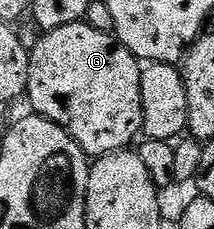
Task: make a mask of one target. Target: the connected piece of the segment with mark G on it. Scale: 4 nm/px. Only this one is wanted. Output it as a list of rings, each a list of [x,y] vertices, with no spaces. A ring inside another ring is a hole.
[[[85,20],[68,23],[64,27],[56,27],[55,29],[43,32],[41,36],[42,38],[40,38],[35,45],[32,45],[30,49],[30,66],[28,67],[26,91],[28,94],[28,102],[30,101],[31,107],[34,108],[31,110],[39,117],[47,117],[50,121],[54,121],[86,152],[86,156],[91,159],[107,157],[109,153],[117,153],[125,150],[127,147],[133,146],[135,144],[134,136],[139,136],[139,134],[142,133],[142,95],[140,93],[140,83],[142,82],[143,66],[140,64],[138,58],[133,57],[131,53],[122,46],[121,41],[104,31],[96,31],[96,27],[87,25]]]

